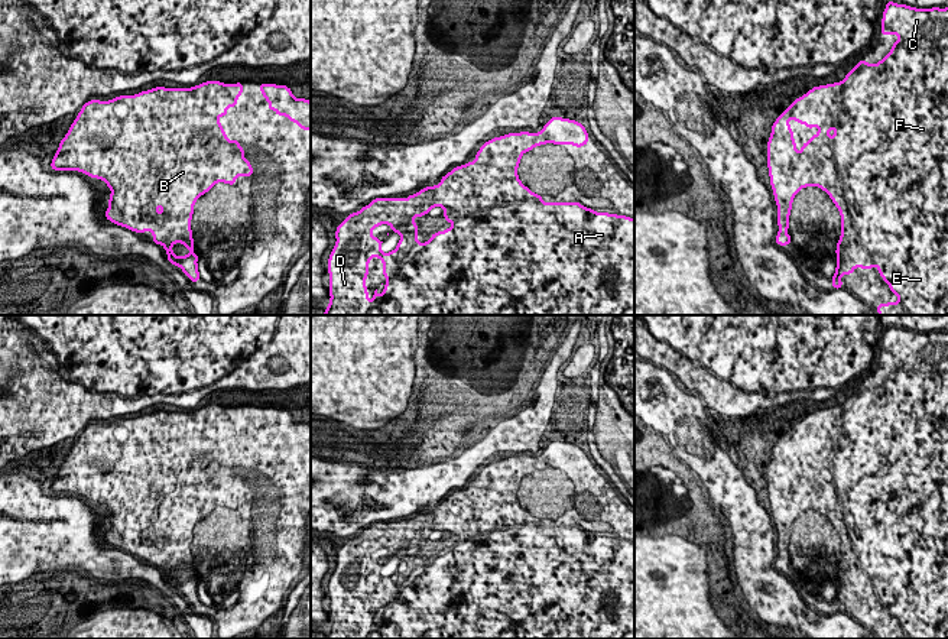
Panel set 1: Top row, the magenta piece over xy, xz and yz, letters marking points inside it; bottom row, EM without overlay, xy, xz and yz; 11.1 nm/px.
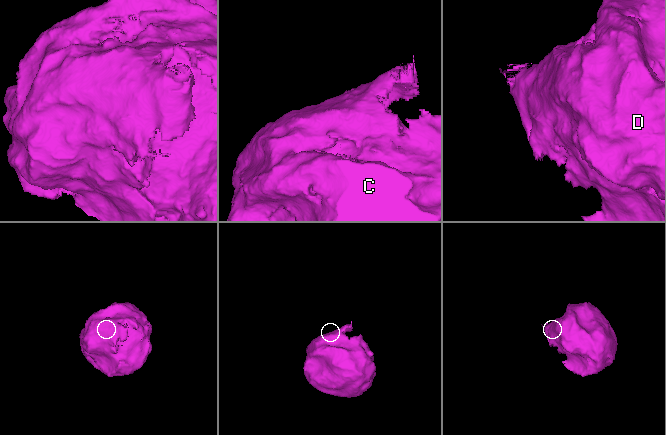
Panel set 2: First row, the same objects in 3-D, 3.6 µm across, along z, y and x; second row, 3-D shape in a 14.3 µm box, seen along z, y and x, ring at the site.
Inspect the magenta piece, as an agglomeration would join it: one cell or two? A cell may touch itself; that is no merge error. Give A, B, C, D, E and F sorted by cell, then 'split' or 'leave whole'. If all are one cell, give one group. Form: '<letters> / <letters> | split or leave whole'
A B C D E F | leave whole

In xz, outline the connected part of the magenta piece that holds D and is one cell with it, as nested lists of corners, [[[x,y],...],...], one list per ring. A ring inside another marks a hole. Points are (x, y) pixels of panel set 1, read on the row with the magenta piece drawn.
[[[552,117],[539,133],[523,130],[520,133],[509,133],[486,142],[475,153],[474,162],[467,162],[465,165],[454,168],[441,178],[439,185],[436,184],[432,188],[425,186],[419,192],[408,195],[406,198],[376,198],[360,211],[350,214],[334,233],[337,243],[328,259],[331,299],[322,315],[634,315],[634,220],[626,215],[595,213],[592,208],[581,205],[579,201],[543,202],[542,195],[538,195],[525,186],[517,175],[522,155],[532,150],[535,146],[546,145],[548,142],[553,145],[574,145],[575,147],[582,147],[584,145],[588,145],[588,133],[577,120]],[[434,207],[442,207],[444,218],[447,223],[452,223],[454,226],[445,231],[436,231],[431,236],[429,241],[419,243],[419,227],[413,218],[426,215]],[[382,224],[389,224],[392,231],[402,236],[397,247],[390,253],[383,253],[383,241],[379,240],[379,236],[371,236],[371,230]],[[371,257],[379,257],[383,262],[383,278],[387,280],[382,295],[379,296],[376,289],[373,301],[370,302],[366,278],[369,276],[369,262]]]

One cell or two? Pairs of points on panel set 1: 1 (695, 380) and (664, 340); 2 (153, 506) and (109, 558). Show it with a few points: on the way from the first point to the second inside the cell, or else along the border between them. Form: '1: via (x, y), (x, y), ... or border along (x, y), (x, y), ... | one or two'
1: via (684, 370), (677, 369), (664, 356), (664, 352) | one
2: border along (113, 547), (132, 555) | two

